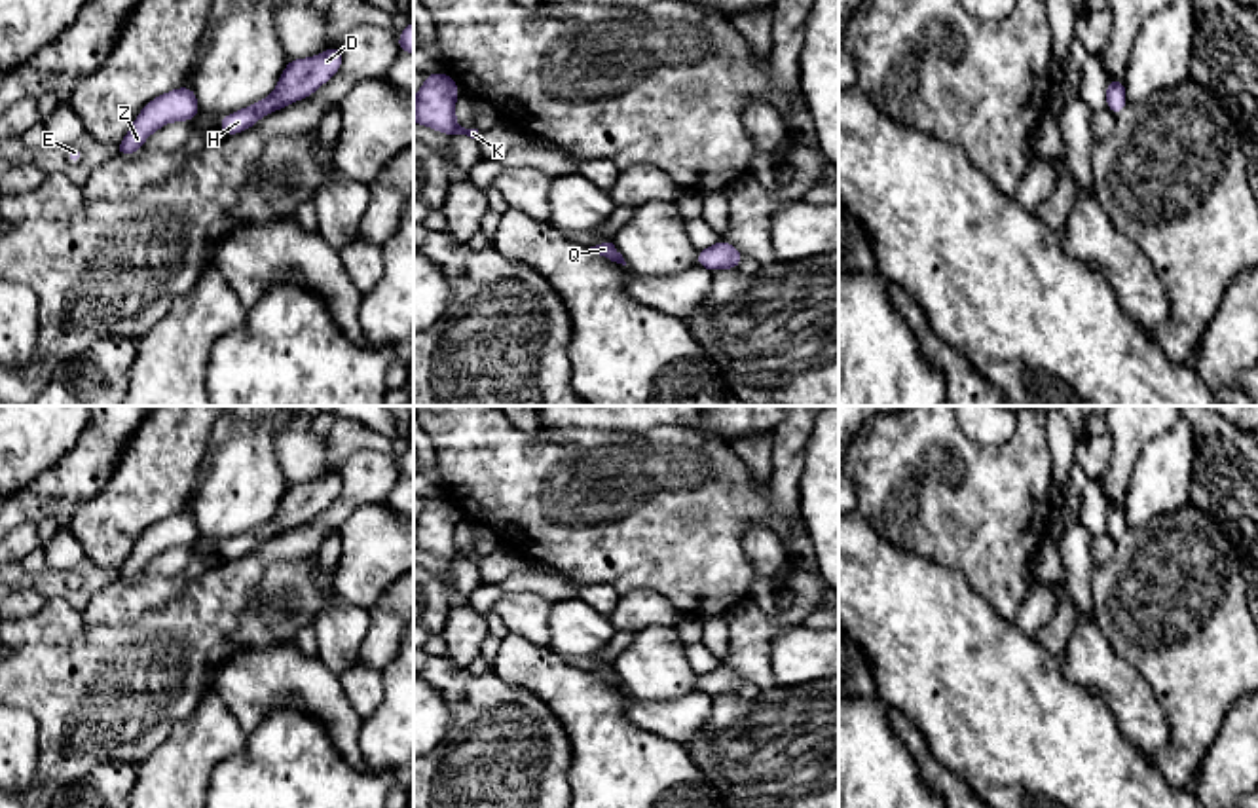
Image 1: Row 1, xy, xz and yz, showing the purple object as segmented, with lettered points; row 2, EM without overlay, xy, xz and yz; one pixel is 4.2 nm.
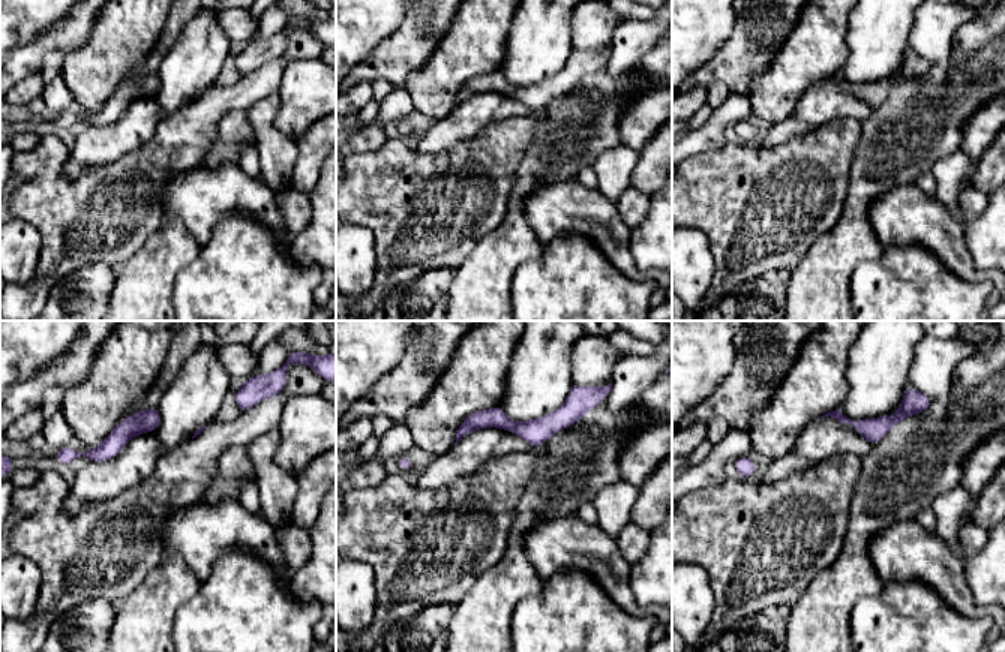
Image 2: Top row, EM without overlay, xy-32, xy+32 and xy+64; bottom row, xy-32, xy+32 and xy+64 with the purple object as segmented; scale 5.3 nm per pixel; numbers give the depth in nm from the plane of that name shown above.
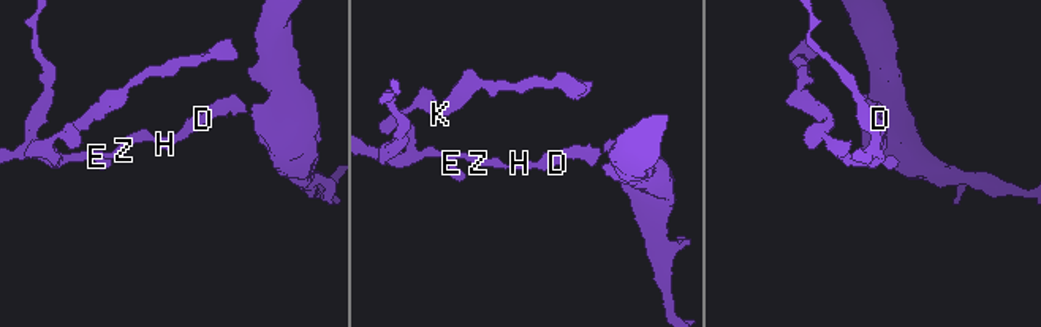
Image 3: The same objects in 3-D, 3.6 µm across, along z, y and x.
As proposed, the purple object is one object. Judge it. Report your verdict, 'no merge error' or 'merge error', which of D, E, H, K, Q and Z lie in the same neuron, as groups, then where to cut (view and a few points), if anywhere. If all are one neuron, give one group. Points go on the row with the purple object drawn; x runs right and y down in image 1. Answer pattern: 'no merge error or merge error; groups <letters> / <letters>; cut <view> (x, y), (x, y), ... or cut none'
no merge error; groups D E H K Q Z; cut none

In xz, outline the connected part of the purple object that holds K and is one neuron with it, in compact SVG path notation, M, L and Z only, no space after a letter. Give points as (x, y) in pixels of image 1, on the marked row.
M425 74L425 85L416 91L414 123L423 123L450 137L467 135L478 138L478 129L465 129L455 123L455 99L459 87L450 74Z

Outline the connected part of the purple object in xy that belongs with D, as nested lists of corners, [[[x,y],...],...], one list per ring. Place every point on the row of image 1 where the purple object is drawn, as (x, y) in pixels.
[[[338,46],[315,57],[288,61],[275,91],[249,108],[224,116],[218,121],[218,131],[224,135],[239,135],[268,112],[277,112],[300,99],[311,97],[342,68],[342,63],[343,55]]]

